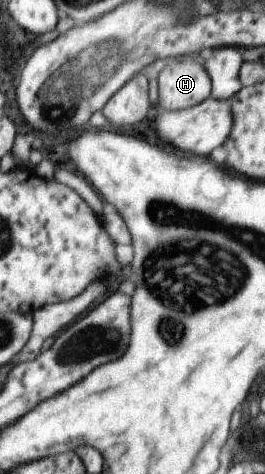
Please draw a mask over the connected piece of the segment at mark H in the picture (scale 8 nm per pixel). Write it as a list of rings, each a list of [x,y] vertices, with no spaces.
[[[189,58],[166,66],[158,76],[159,107],[185,110],[204,102],[212,93],[212,80],[205,72]]]

